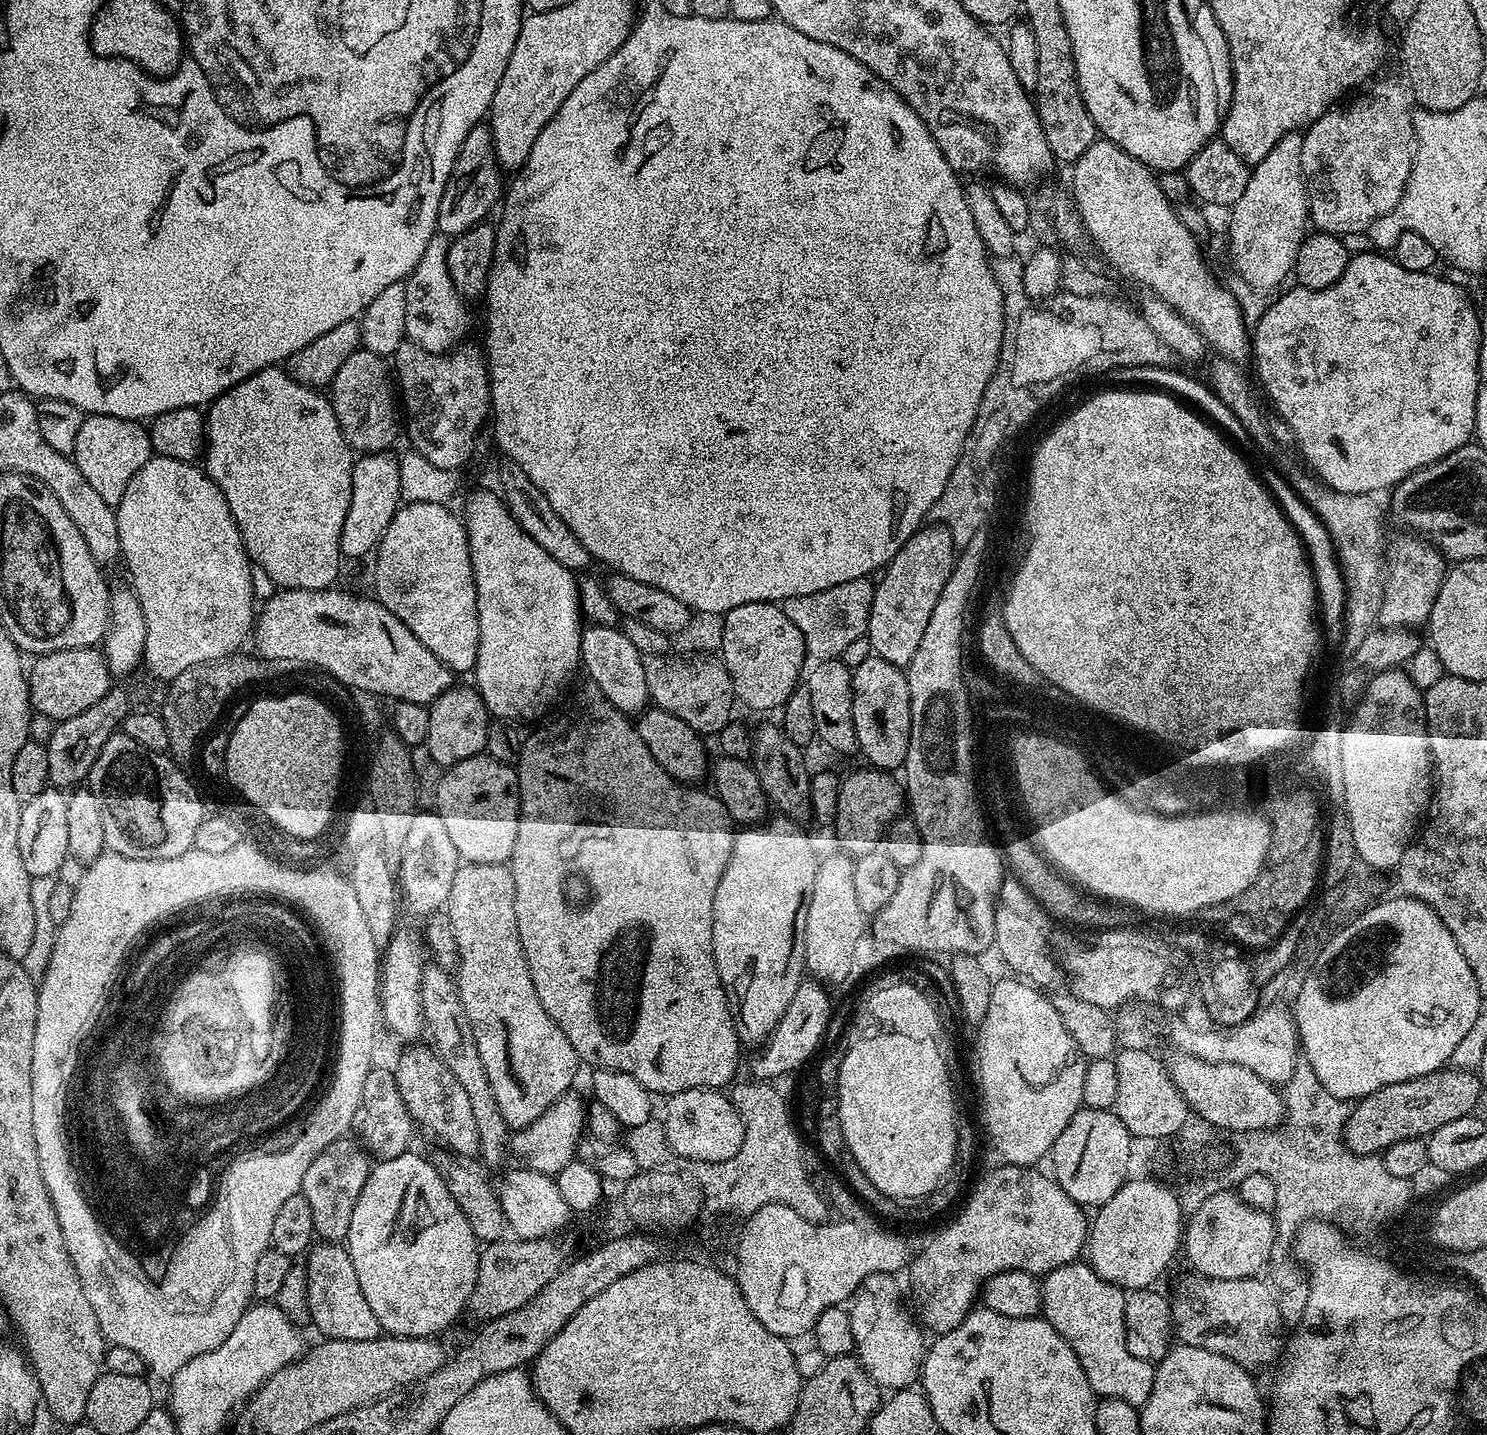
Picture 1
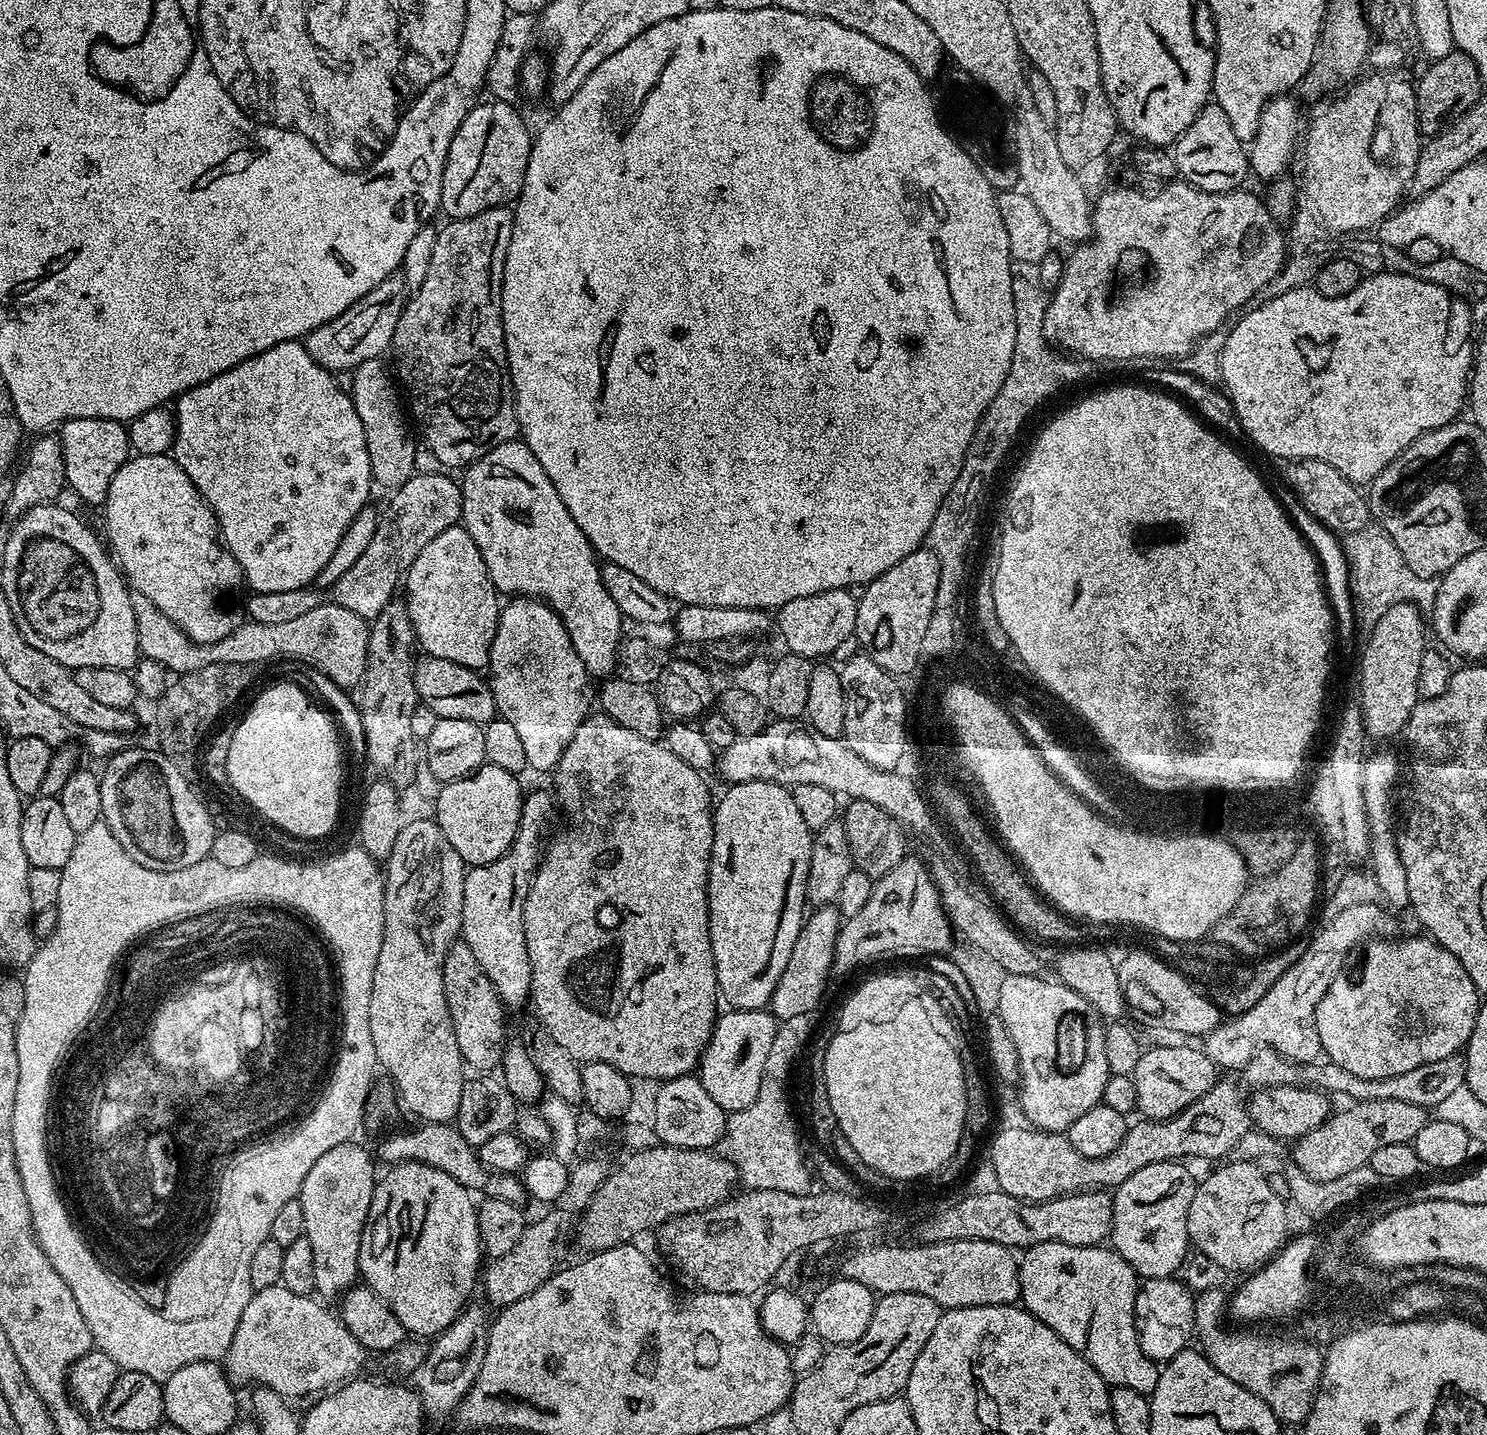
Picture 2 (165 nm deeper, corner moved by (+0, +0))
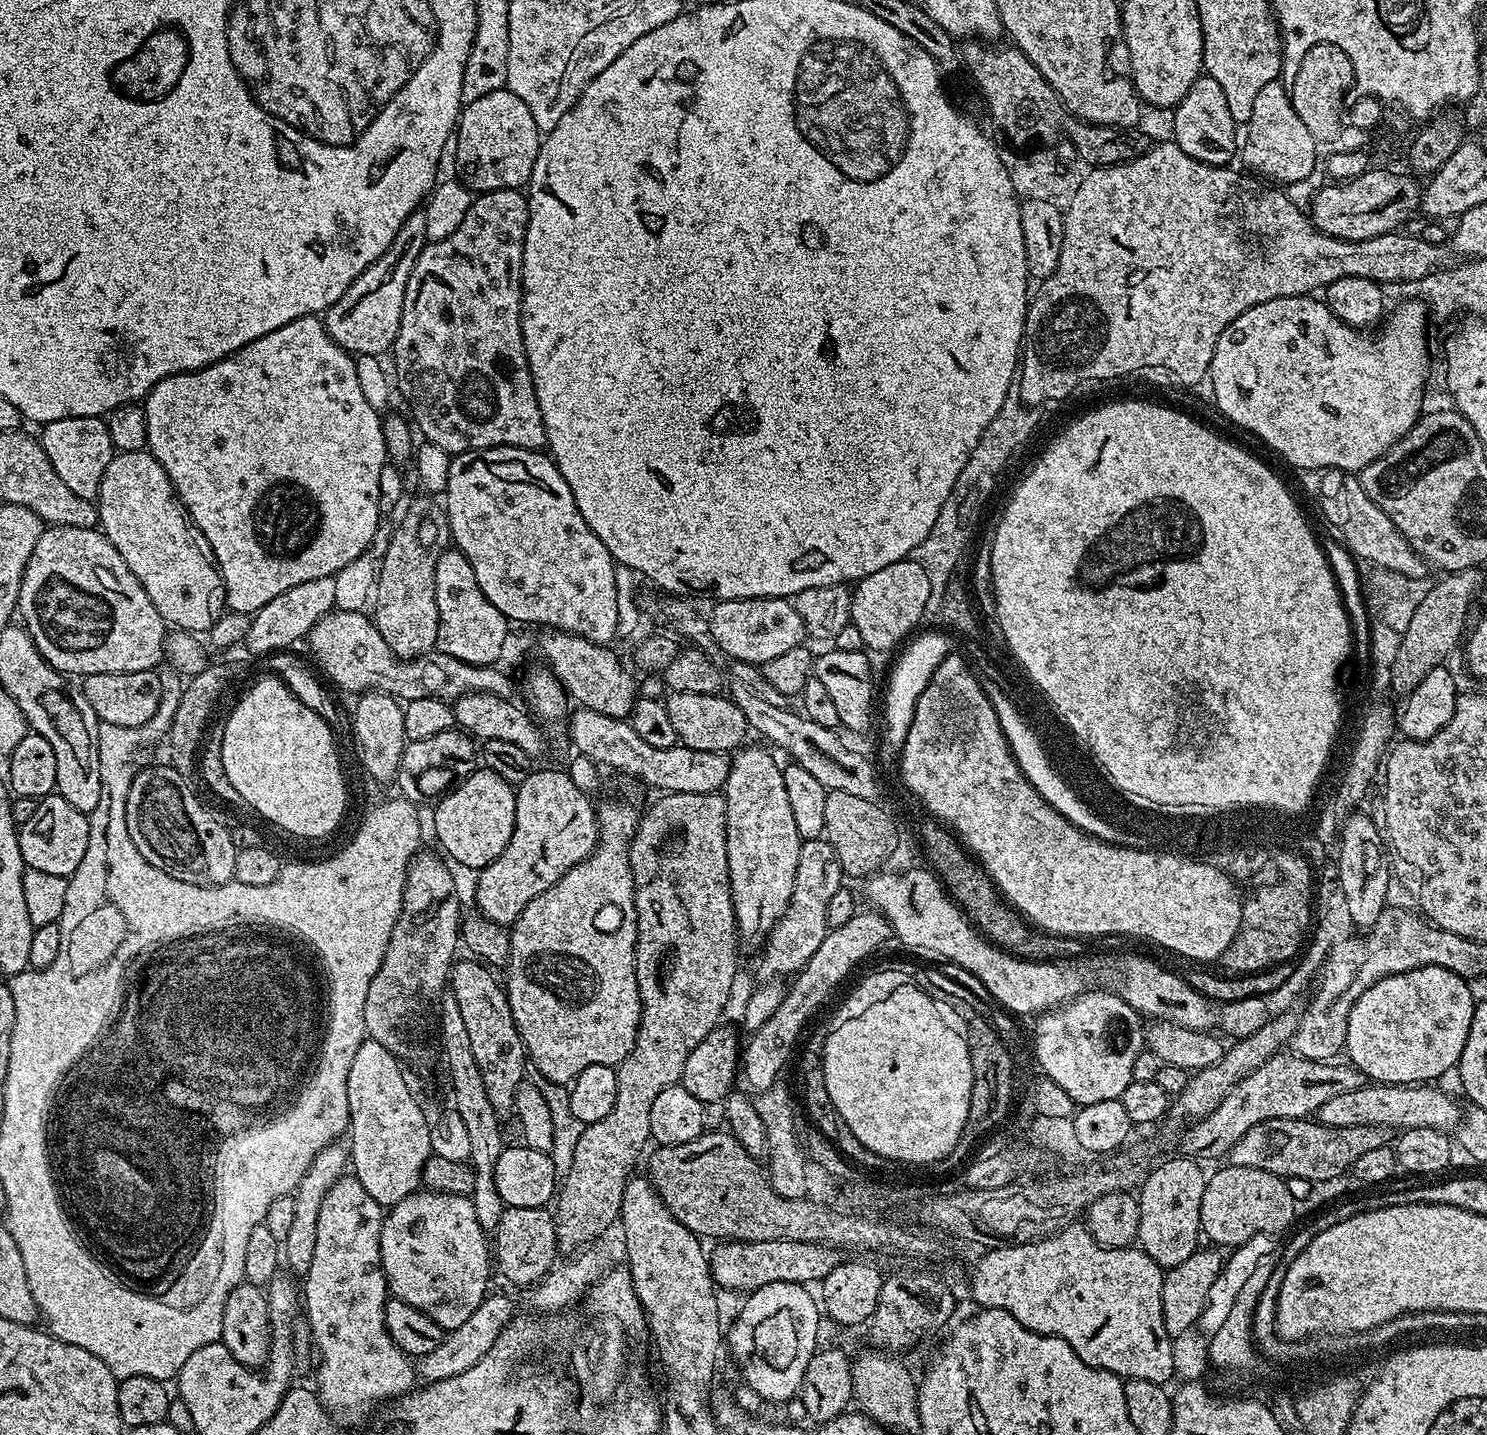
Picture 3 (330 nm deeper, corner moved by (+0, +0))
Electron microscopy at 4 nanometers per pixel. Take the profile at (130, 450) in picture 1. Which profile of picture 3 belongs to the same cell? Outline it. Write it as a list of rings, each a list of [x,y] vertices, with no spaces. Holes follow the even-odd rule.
[[[99,416],[62,418],[43,425],[41,432],[44,433],[39,433],[38,439],[58,478],[62,478],[78,498],[95,501],[100,494],[102,474],[106,474],[106,466],[110,466],[114,455],[107,419]]]

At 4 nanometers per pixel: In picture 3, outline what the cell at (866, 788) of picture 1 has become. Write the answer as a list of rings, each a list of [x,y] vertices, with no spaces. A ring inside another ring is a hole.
[[[821,838],[801,843],[798,870],[794,878],[794,894],[782,918],[778,918],[772,932],[759,949],[760,957],[756,960],[757,981],[776,982],[784,978],[780,976],[795,977],[796,973],[806,966],[806,962],[814,958],[814,950],[822,946],[822,938],[826,938],[830,930],[826,922],[826,905],[845,880],[845,874],[838,862],[838,854],[834,854],[828,840]]]

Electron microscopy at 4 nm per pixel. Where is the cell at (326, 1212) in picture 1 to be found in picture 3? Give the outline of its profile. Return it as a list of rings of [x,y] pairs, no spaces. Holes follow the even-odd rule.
[[[345,1174],[341,1180],[334,1182],[334,1186],[330,1186],[330,1190],[326,1190],[326,1198],[322,1198],[322,1210],[318,1210],[318,1239],[314,1246],[314,1262],[310,1262],[310,1270],[302,1284],[302,1312],[303,1315],[308,1315],[308,1328],[312,1331],[312,1344],[316,1347],[317,1354],[320,1355],[320,1361],[316,1364],[314,1388],[321,1402],[324,1403],[324,1407],[333,1414],[341,1412],[344,1416],[368,1416],[375,1404],[383,1405],[385,1402],[391,1402],[396,1397],[413,1391],[418,1380],[413,1361],[396,1345],[394,1338],[390,1338],[384,1325],[384,1307],[390,1299],[386,1274],[380,1266],[380,1235],[385,1215],[386,1212],[382,1205],[374,1202],[374,1198],[370,1198],[370,1194],[362,1186],[362,1182],[358,1182],[355,1175],[352,1174]]]

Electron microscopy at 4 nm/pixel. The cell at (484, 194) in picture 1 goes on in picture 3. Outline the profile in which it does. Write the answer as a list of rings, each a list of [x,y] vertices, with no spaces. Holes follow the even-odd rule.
[[[507,87],[494,90],[483,98],[474,98],[474,102],[463,105],[454,136],[459,175],[463,183],[480,194],[503,188],[523,189],[532,176],[541,139],[530,106]]]

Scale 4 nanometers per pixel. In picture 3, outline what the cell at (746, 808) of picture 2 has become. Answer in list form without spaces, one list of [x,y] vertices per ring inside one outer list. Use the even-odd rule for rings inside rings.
[[[744,746],[731,757],[732,769],[722,789],[726,802],[726,858],[728,877],[736,915],[736,930],[745,949],[759,949],[782,918],[790,898],[794,894],[794,878],[798,870],[798,854],[802,843],[798,826],[794,826],[794,814],[786,799],[786,782],[781,761],[776,761],[764,748]]]

